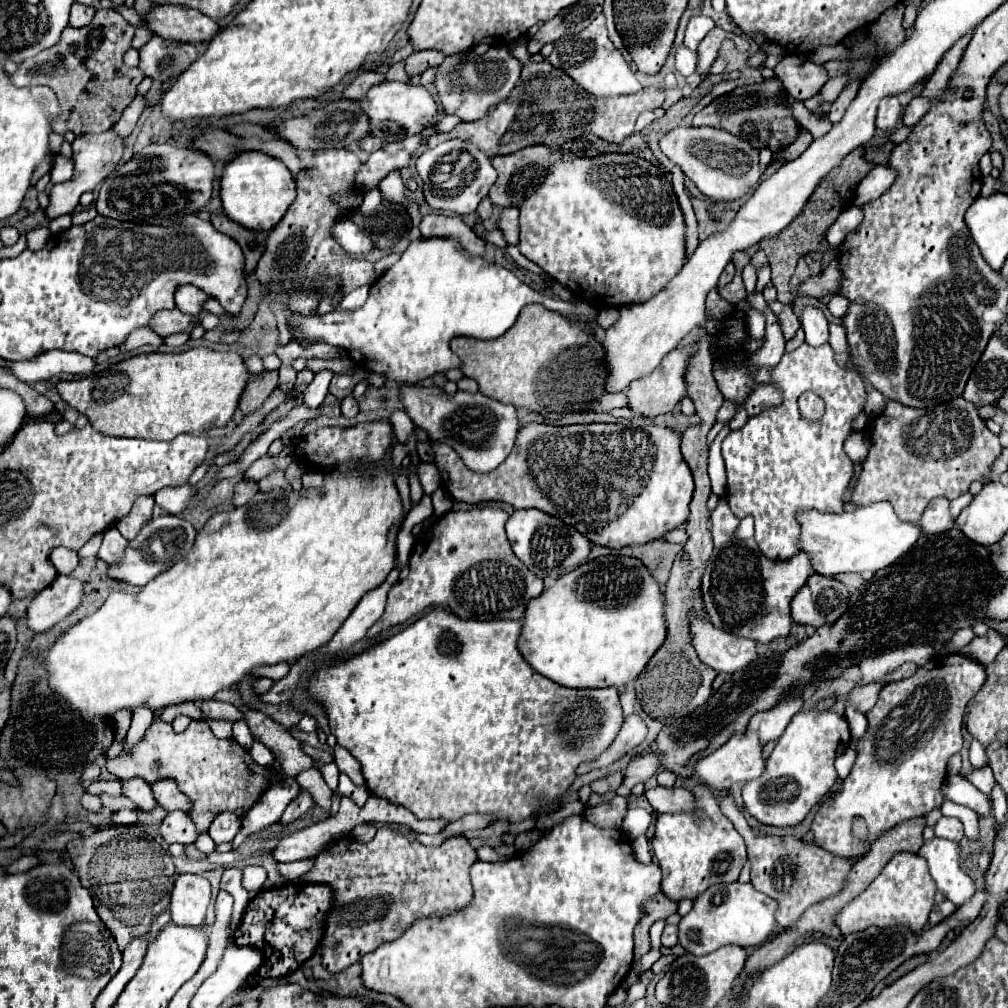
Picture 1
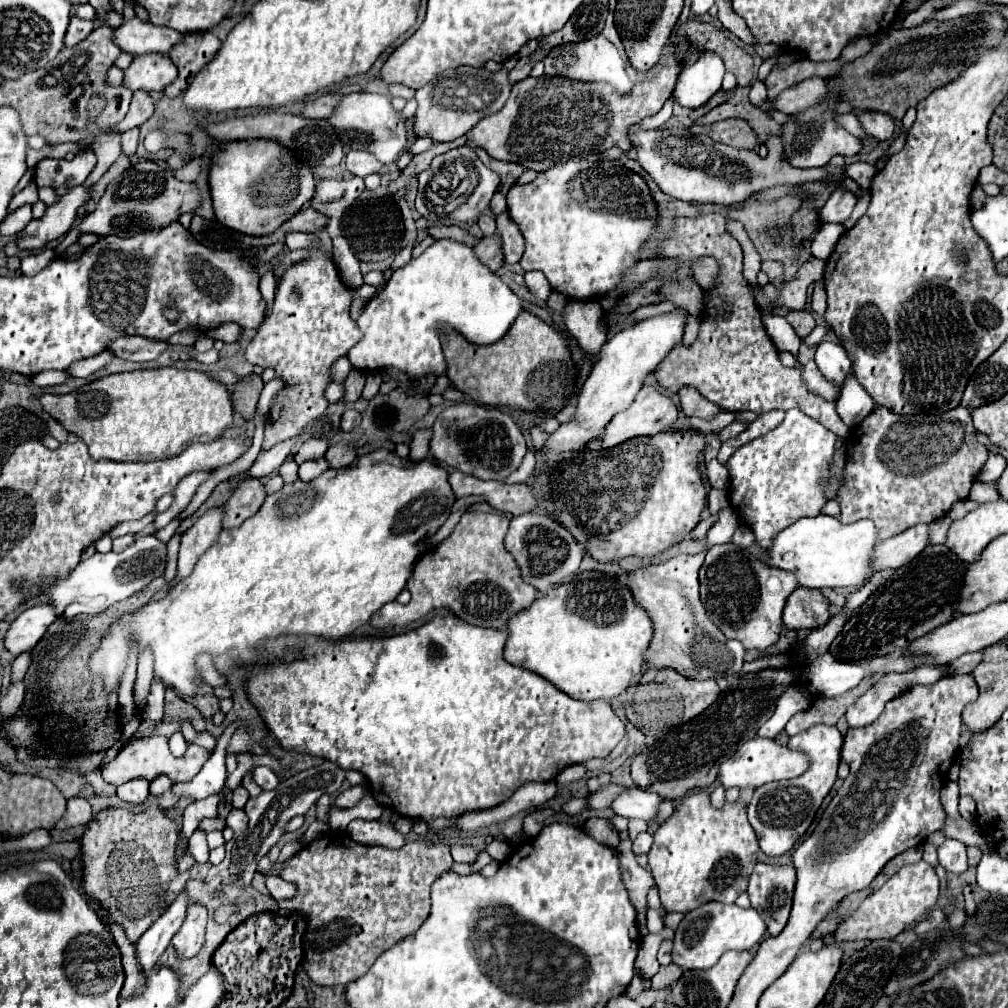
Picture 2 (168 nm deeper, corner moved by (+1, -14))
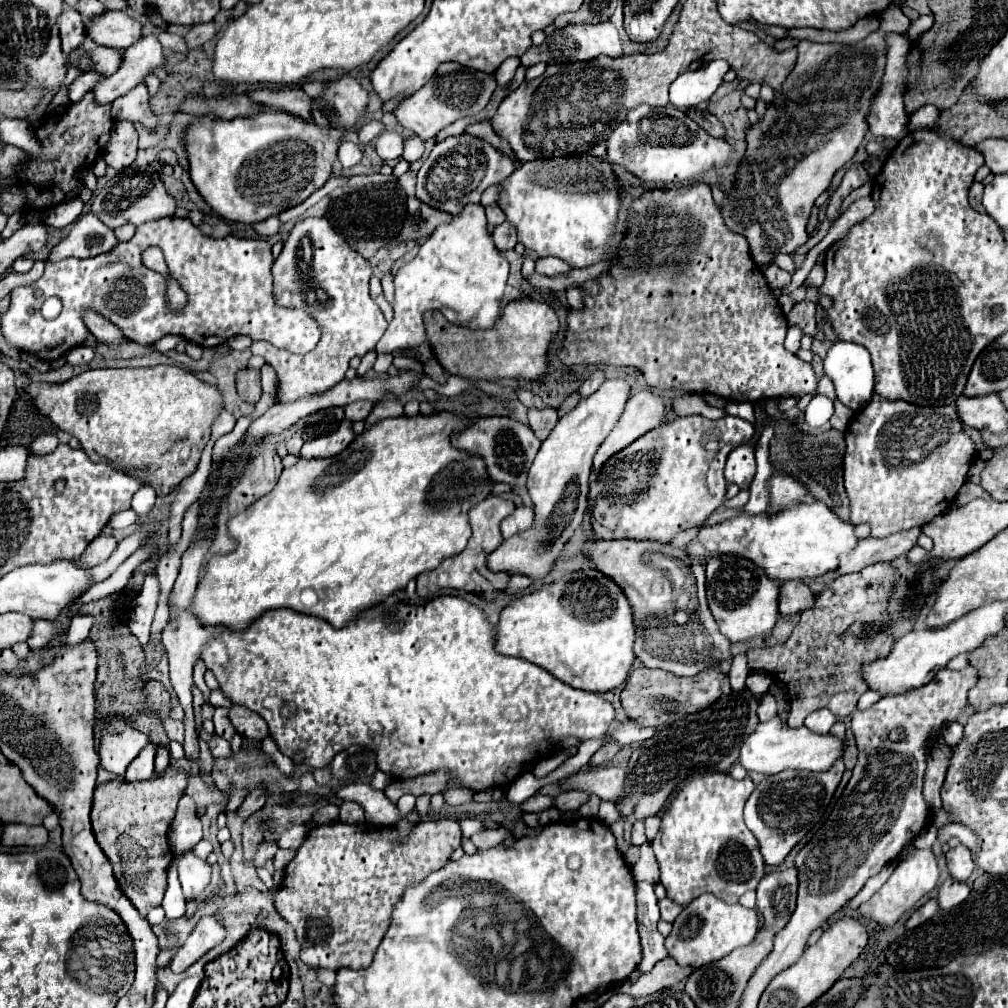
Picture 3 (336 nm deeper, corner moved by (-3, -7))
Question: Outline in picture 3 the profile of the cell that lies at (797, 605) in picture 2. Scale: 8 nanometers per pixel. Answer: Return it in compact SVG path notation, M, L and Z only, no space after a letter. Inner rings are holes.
M786 581L778 593L778 613L794 615L810 609L814 605L814 595L802 581Z

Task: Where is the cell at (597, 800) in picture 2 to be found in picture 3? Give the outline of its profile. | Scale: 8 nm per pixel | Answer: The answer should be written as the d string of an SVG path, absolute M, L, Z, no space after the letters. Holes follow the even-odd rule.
M582 791L560 793L560 795L554 797L554 807L556 807L558 811L576 811L586 799L588 799L588 795L582 793Z

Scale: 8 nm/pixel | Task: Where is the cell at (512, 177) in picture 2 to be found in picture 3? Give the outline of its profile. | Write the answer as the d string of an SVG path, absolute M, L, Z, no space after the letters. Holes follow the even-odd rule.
M478 121L478 123L470 123L470 125L466 127L466 133L470 133L470 135L474 135L474 137L484 139L484 141L492 143L496 149L500 149L502 153L506 153L506 155L514 157L514 153L512 153L512 149L510 149L510 145L508 145L504 139L500 139L500 137L494 133L494 127L492 127L492 123L490 123L490 121Z

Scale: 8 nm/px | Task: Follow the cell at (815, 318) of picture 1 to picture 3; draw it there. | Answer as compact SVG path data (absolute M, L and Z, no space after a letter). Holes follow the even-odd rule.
M836 341L824 359L824 373L832 377L838 399L854 413L864 409L874 395L874 369L862 345Z

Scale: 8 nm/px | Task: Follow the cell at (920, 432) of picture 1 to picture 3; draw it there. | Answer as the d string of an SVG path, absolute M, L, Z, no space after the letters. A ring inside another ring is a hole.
M874 397L846 429L844 487L850 499L850 521L870 523L872 537L926 525L952 507L972 457L974 443L962 431L954 405L916 407Z

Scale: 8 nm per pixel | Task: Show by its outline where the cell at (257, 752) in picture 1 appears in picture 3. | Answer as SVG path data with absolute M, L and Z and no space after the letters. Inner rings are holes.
M214 735L208 741L208 747L210 747L210 753L212 753L214 759L218 759L218 757L230 757L232 755L232 749L230 749L228 741L222 739L222 737L218 737L218 735Z

